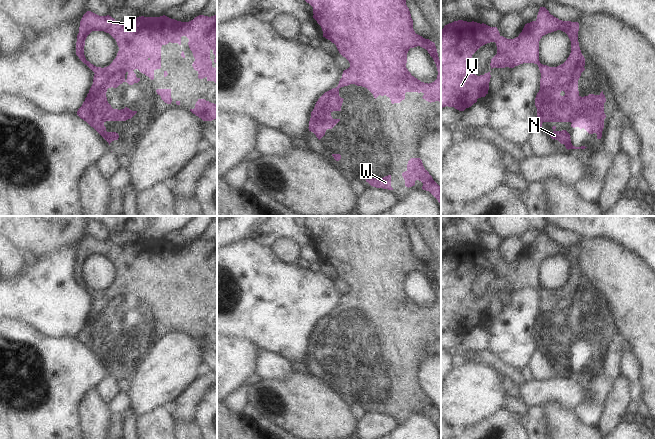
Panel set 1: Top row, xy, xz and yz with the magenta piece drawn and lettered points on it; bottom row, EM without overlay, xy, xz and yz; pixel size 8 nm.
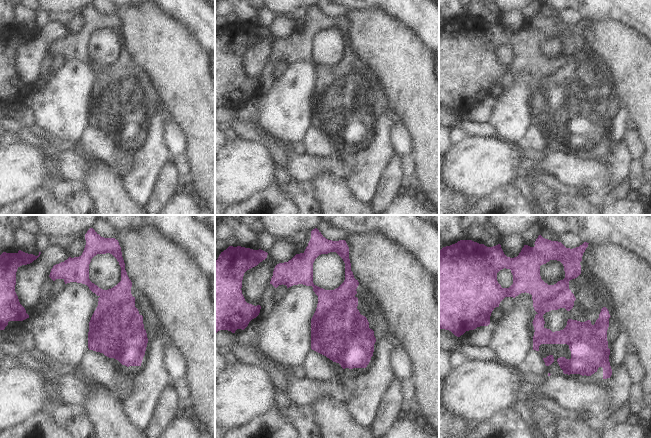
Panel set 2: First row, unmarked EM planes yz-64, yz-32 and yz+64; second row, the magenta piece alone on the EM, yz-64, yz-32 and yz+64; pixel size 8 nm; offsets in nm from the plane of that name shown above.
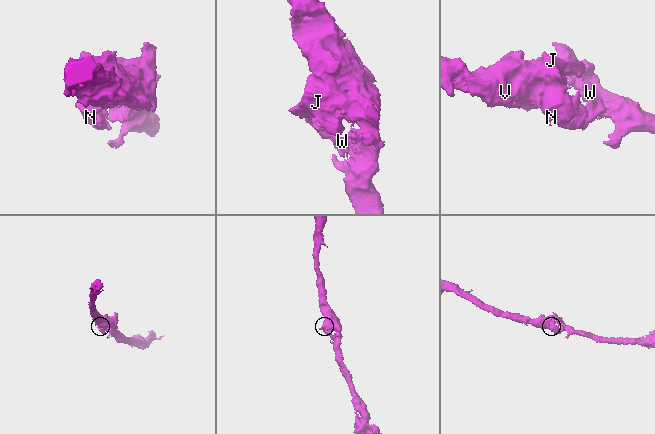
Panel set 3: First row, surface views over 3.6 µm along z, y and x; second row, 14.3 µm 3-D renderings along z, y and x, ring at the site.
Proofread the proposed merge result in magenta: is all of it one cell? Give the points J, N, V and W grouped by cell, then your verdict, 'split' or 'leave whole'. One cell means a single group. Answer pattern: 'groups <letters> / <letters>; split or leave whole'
groups J V W / N; split

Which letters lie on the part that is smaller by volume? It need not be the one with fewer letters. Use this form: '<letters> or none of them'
N

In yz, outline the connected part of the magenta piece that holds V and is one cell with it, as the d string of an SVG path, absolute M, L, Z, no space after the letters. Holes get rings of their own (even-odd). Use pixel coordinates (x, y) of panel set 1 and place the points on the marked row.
M540 7L537 19L525 24L522 32L514 39L507 39L500 35L497 27L490 27L484 23L454 21L441 29L441 108L454 107L464 111L477 102L478 98L488 94L490 72L477 76L471 69L472 55L483 45L495 42L497 54L491 59L492 68L514 68L523 63L537 64L541 73L540 90L550 93L556 84L564 84L573 80L576 74L581 74L585 68L585 58L581 53L578 42L579 23L562 21L549 13L545 7ZM561 30L571 41L571 53L567 60L557 66L549 67L539 61L539 41L551 32Z

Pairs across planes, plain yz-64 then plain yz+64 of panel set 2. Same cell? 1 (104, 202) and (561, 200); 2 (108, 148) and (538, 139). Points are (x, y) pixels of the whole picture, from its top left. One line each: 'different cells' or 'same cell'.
1: same cell
2: same cell

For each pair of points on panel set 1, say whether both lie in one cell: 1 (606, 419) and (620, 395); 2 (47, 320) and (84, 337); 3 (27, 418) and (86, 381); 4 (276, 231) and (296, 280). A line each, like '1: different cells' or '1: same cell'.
1: same cell
2: same cell
3: same cell
4: different cells

